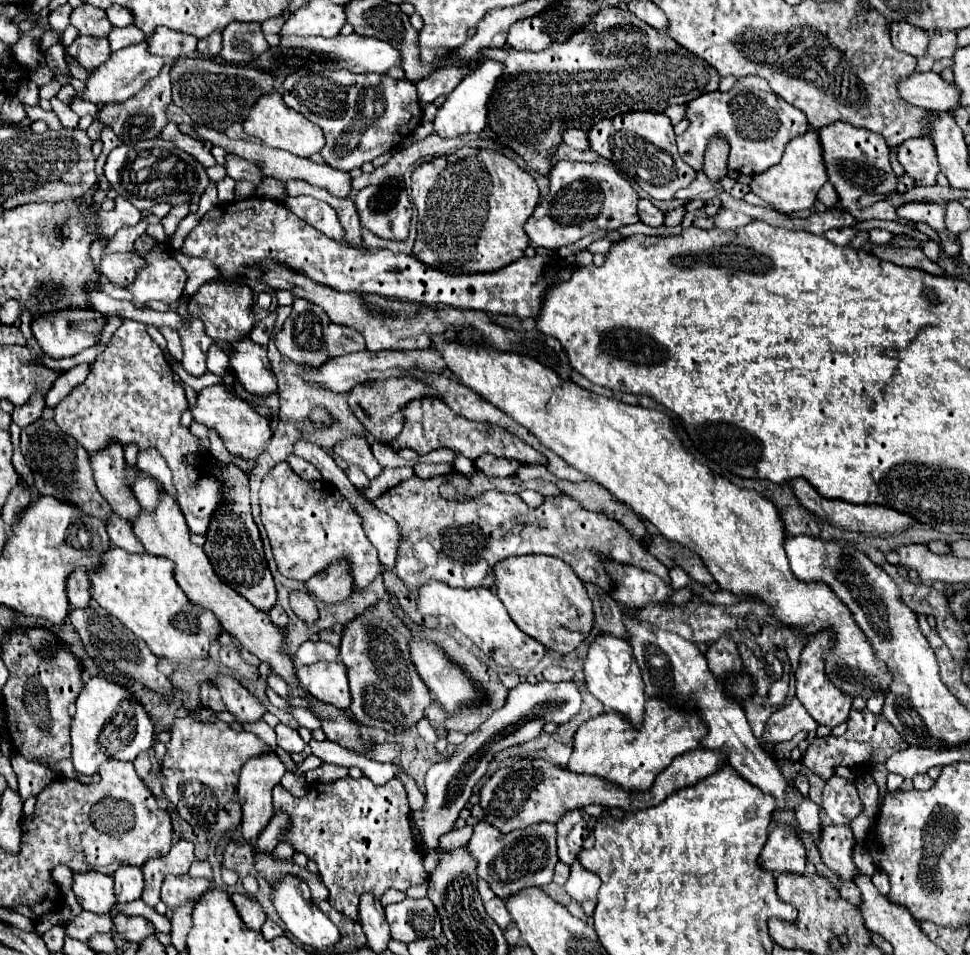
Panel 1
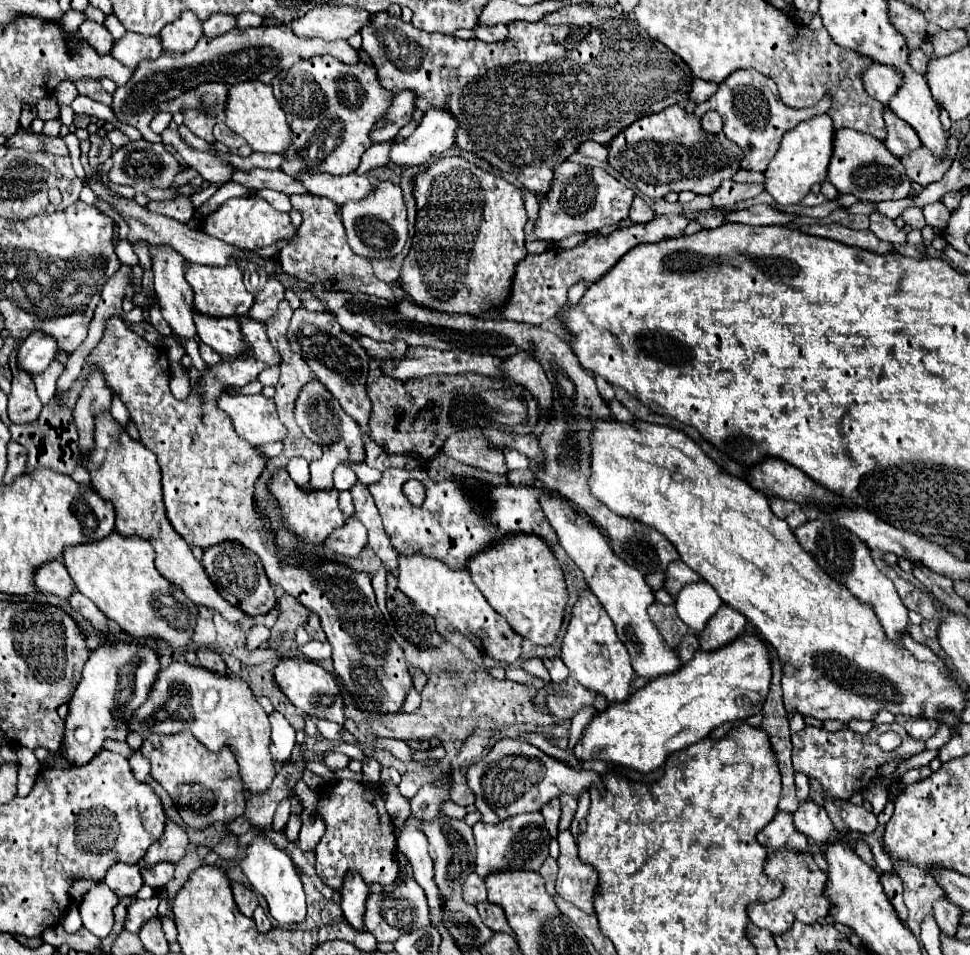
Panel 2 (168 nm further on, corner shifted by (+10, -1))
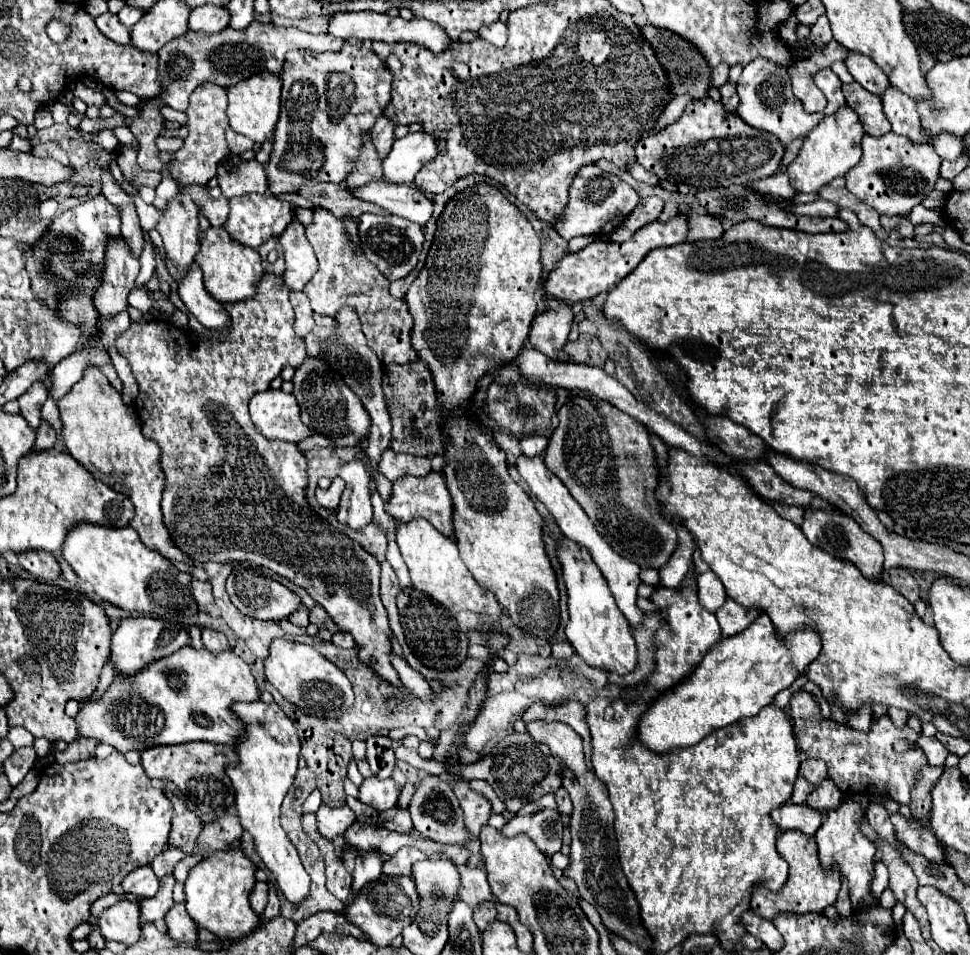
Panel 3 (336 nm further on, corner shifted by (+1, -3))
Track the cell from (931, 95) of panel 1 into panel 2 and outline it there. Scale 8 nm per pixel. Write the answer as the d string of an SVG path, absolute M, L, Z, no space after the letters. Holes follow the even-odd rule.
M872 65L864 73L862 81L868 95L886 105L892 99L892 95L896 95L896 91L900 89L900 83L904 83L904 77L900 77L898 71L892 71L892 67Z

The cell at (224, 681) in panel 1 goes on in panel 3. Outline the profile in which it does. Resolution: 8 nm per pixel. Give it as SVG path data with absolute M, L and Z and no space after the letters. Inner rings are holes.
M203 629L203 643L205 643L205 649L209 649L213 653L221 653L221 651L229 649L227 637L213 629Z

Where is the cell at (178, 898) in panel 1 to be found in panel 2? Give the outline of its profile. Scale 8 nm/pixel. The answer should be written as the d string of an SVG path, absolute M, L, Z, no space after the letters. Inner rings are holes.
M158 863L152 869L142 867L142 879L146 885L160 891L174 879L174 865L172 863Z

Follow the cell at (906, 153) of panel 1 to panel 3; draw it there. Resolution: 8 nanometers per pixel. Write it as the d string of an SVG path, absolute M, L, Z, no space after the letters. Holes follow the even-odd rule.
M893 85L881 95L883 101L883 113L889 119L893 133L903 135L915 143L927 143L929 139L925 137L925 133L921 133L921 121L919 121L919 113L917 113L917 105L915 101L901 93L899 89L893 89Z

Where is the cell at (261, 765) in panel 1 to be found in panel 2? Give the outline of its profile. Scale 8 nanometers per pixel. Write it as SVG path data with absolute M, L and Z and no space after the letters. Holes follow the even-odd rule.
M174 661L158 673L152 685L148 701L136 711L130 731L138 731L144 737L150 733L180 733L190 731L202 745L218 751L222 745L230 745L236 755L242 783L250 795L260 795L272 785L276 771L268 751L270 723L264 709L256 703L248 685L234 675L214 675L202 667Z

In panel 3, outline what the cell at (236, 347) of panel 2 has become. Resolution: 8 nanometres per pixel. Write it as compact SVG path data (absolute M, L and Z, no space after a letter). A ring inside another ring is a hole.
M193 261L193 265L189 265L189 273L185 273L177 291L179 291L181 301L189 309L189 313L193 313L203 327L213 329L213 331L231 329L229 315L223 309L223 305L219 301L213 301L213 297L209 297L209 293L205 293L203 273L195 261Z

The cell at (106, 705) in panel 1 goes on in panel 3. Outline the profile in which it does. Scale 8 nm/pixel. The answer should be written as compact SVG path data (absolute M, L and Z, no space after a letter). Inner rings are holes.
M151 615L127 617L121 621L121 625L117 627L111 639L111 659L115 663L115 673L133 675L141 671L145 665L149 665L151 661L175 653L177 649L187 645L187 641L189 641L189 633L179 623L171 623L167 619L159 619Z

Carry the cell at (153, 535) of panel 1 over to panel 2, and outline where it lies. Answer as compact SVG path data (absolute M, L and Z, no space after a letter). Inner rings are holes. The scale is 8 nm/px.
M110 413L96 417L96 449L88 461L88 473L92 479L94 491L114 505L116 511L116 533L118 535L140 535L146 539L156 551L156 569L170 583L182 589L182 593L198 607L208 607L212 611L220 611L220 615L240 627L246 617L240 609L232 607L218 591L212 587L204 567L192 555L188 543L174 531L168 523L162 499L162 483L160 483L160 467L156 455L148 451L142 443L132 441L126 431L112 419Z

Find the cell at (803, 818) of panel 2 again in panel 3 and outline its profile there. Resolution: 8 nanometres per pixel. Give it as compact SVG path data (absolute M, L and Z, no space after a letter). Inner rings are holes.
M825 779L821 781L817 787L813 787L811 795L807 797L807 805L819 811L827 811L827 809L837 809L843 803L845 795L837 789L837 785L833 783L833 779Z

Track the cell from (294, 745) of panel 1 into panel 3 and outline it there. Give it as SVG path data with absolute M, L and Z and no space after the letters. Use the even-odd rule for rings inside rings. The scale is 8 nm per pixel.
M253 701L249 705L249 715L247 703L235 703L231 705L231 711L235 711L239 715L239 721L243 721L245 725L245 731L243 735L239 735L239 741L235 745L239 761L237 765L229 765L227 769L227 775L235 789L235 811L239 823L255 837L257 853L261 855L261 861L265 863L269 873L275 877L277 889L283 891L291 903L299 905L309 895L309 875L301 865L295 845L289 841L287 833L279 825L279 809L283 797L295 781L301 751L295 723L281 711L275 701Z

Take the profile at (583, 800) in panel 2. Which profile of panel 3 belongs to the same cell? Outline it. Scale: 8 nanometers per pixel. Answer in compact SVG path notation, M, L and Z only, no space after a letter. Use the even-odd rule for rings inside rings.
M567 699L561 705L545 705L543 701L537 701L533 705L529 705L521 719L525 723L535 721L535 719L543 719L543 721L563 721L567 725L571 725L585 741L585 755L587 755L587 765L589 765L589 755L591 755L591 745L589 745L589 727L585 723L585 707L577 701L577 699Z

